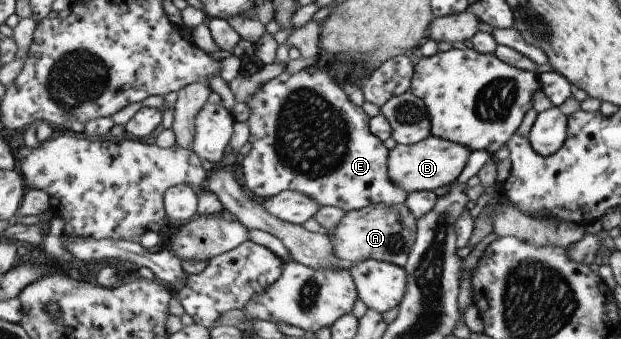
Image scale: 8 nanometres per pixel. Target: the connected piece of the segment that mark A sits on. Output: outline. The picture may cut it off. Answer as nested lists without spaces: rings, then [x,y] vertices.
[[[371,204],[366,209],[350,210],[332,235],[334,253],[337,258],[348,264],[380,260],[405,268],[418,241],[418,221],[406,204],[401,206]]]

